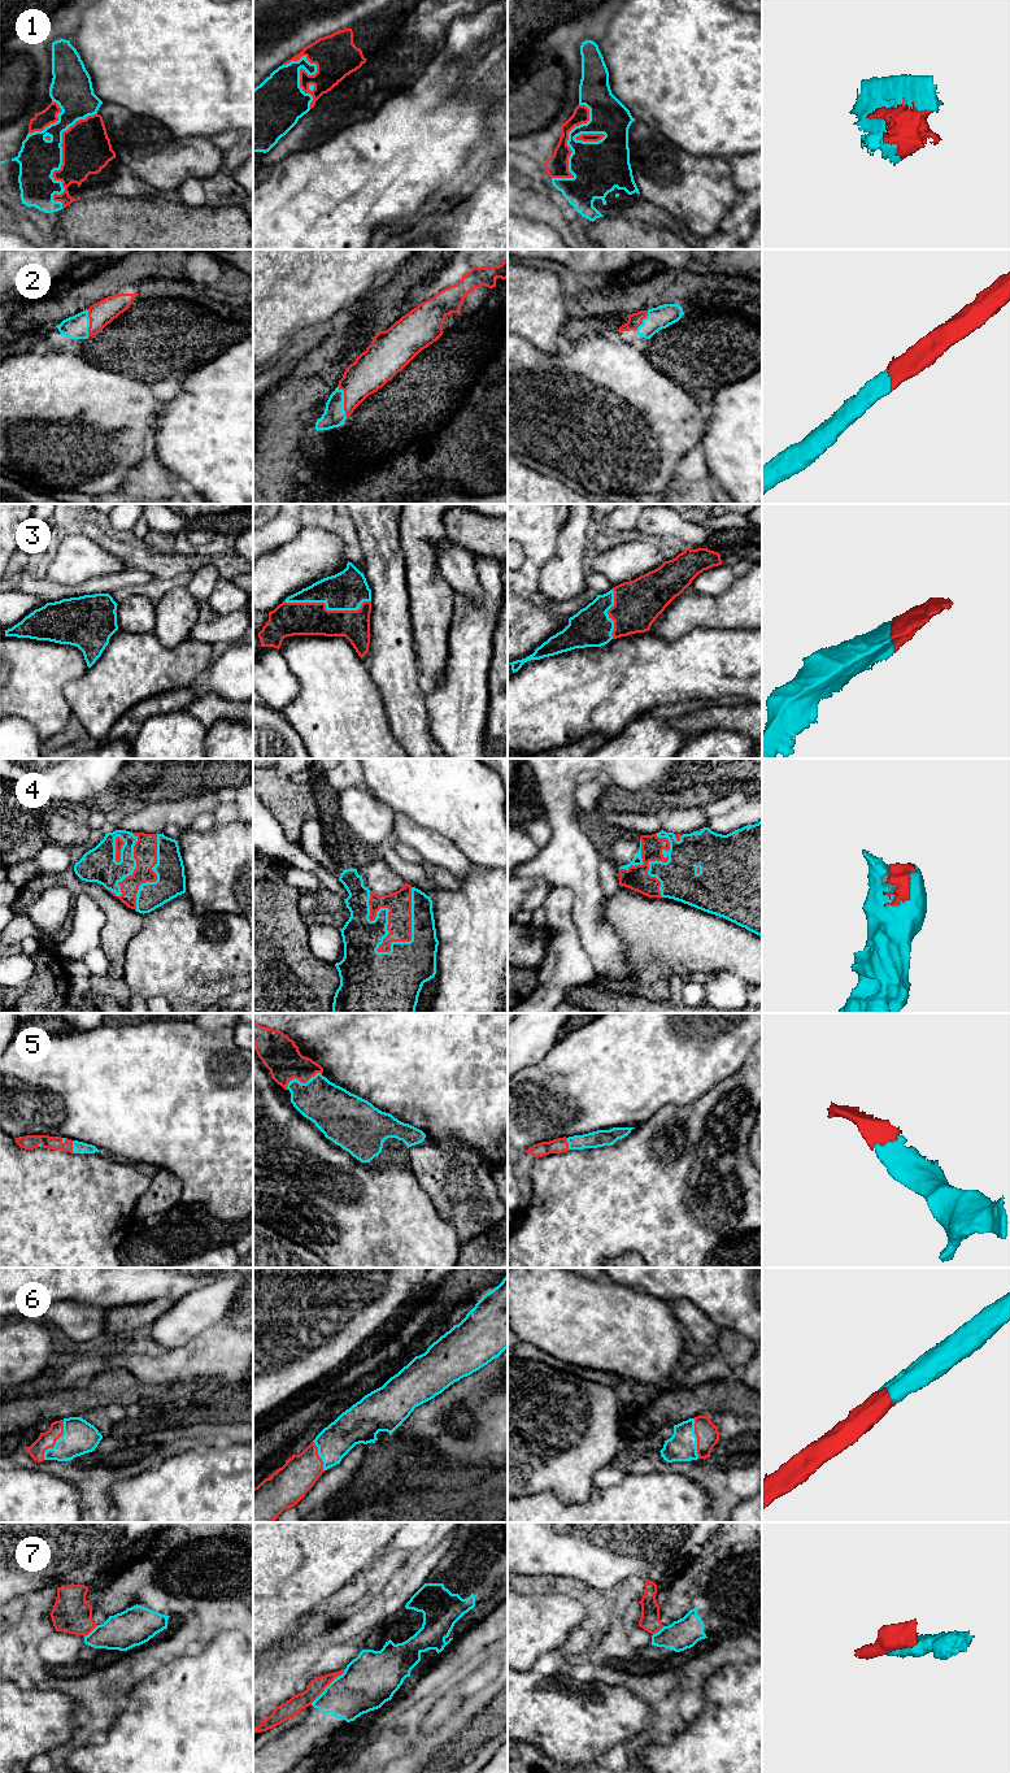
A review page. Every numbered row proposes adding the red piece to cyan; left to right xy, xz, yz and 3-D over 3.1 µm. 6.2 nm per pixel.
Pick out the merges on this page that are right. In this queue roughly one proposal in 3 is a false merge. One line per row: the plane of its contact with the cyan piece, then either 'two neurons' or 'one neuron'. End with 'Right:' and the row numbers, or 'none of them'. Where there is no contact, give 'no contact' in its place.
1: meets cyan in xy; one neuron
2: meets cyan in xz; one neuron
3: meets cyan in xz; one neuron
4: meets cyan in xz; one neuron
5: meets cyan in xz; one neuron
6: meets cyan in xy; one neuron
7: meets cyan in xz; two neurons
Right: 1, 2, 3, 4, 5, 6

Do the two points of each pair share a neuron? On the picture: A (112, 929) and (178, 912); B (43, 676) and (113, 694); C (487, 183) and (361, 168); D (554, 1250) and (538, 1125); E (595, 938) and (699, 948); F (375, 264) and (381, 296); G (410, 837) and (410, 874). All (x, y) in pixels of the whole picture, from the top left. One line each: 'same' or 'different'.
A: different
B: different
C: different
D: different
E: different
F: different
G: different

